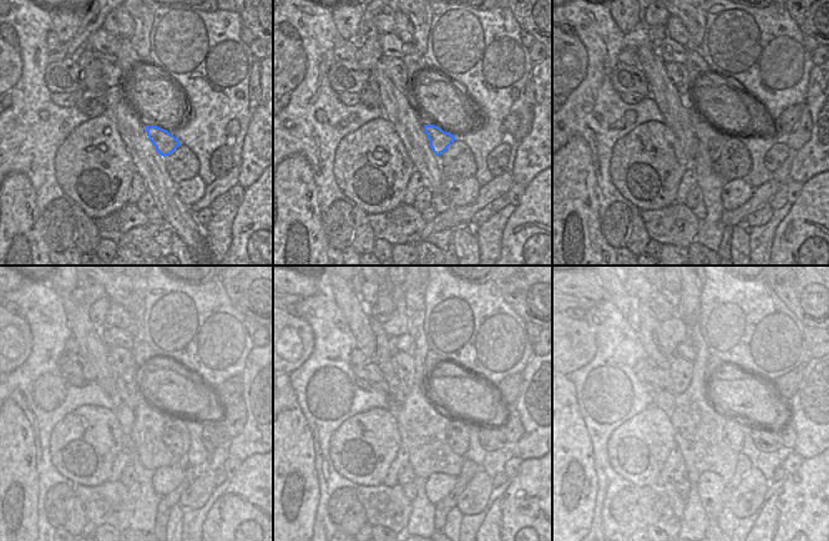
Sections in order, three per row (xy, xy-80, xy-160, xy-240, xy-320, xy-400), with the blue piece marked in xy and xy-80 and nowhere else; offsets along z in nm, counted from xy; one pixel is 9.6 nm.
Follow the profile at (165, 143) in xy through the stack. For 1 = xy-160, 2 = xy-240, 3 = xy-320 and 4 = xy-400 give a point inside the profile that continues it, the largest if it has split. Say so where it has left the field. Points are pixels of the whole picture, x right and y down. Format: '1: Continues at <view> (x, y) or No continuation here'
1: Continues at xy-160 (704, 131)
2: Continues at xy-240 (130, 394)
3: Continues at xy-320 (383, 355)
4: Continues at xy-400 (650, 327).

